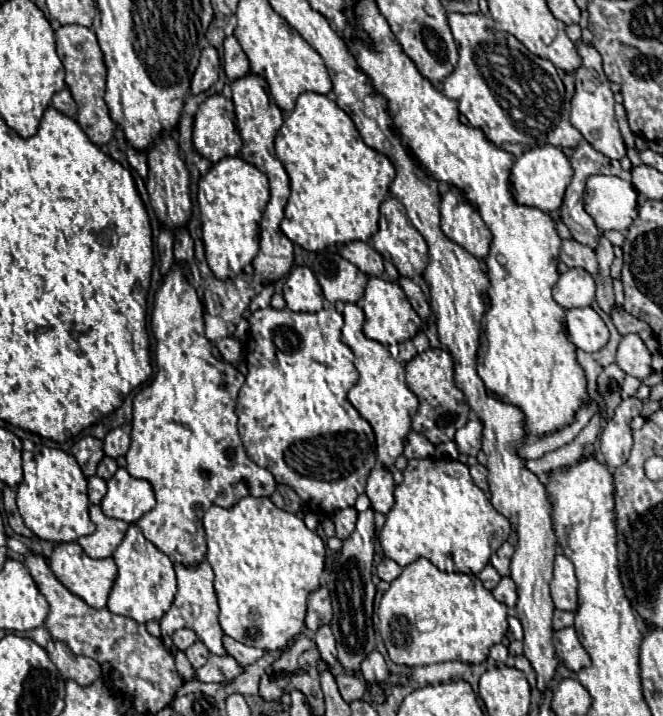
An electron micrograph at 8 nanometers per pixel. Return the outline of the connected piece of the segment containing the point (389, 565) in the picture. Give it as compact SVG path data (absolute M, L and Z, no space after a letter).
M383 558L383 562L377 566L377 574L379 574L381 580L391 582L391 580L395 580L401 574L401 566L397 562L389 560L389 558Z

